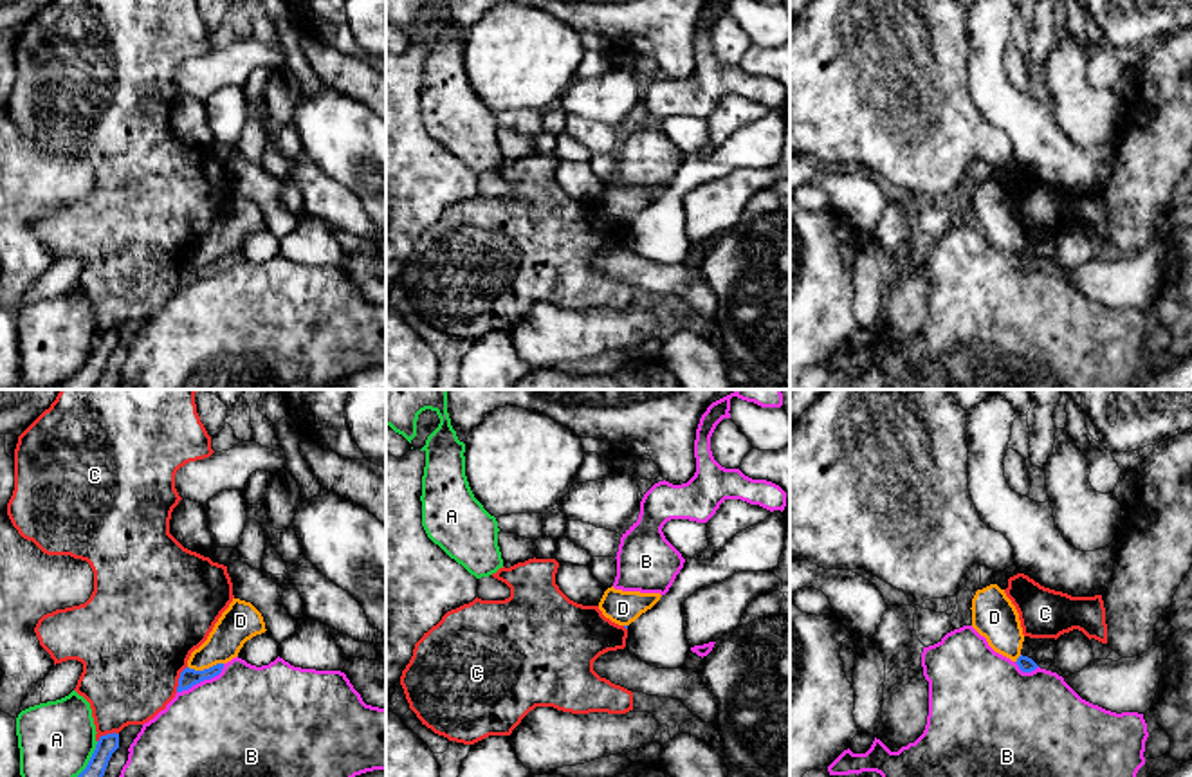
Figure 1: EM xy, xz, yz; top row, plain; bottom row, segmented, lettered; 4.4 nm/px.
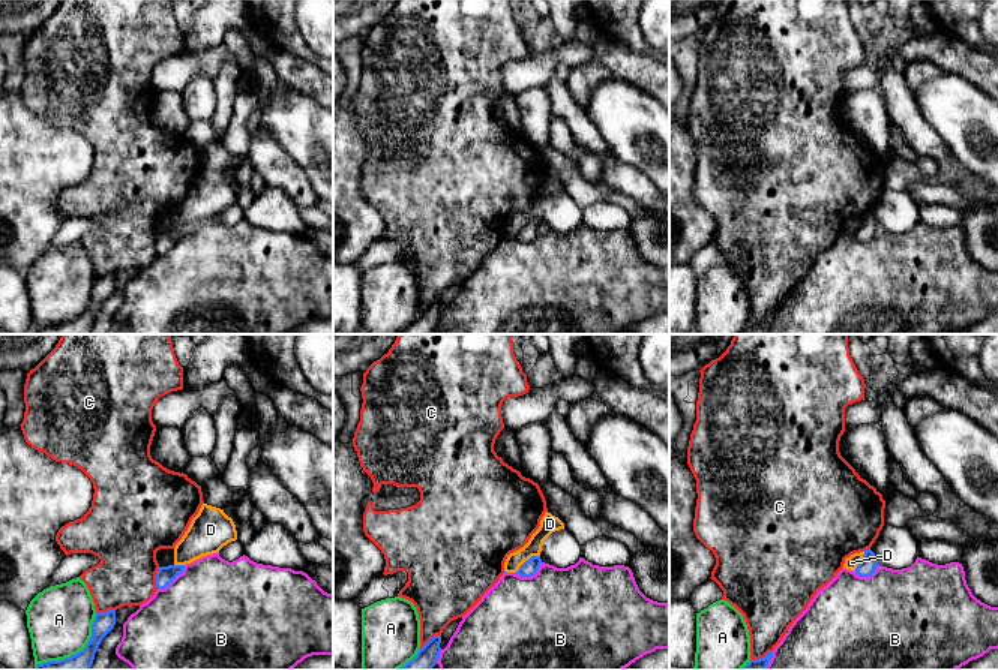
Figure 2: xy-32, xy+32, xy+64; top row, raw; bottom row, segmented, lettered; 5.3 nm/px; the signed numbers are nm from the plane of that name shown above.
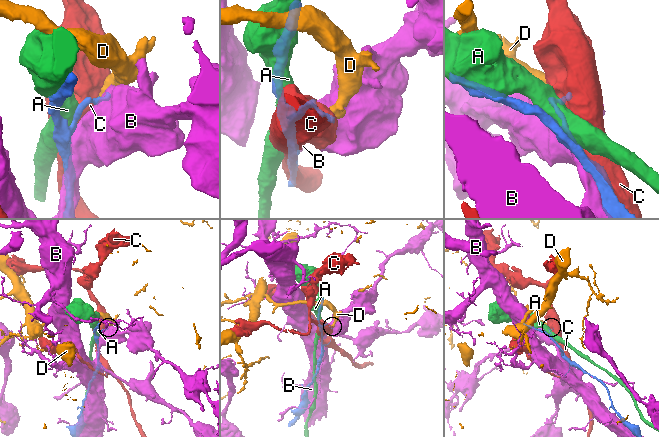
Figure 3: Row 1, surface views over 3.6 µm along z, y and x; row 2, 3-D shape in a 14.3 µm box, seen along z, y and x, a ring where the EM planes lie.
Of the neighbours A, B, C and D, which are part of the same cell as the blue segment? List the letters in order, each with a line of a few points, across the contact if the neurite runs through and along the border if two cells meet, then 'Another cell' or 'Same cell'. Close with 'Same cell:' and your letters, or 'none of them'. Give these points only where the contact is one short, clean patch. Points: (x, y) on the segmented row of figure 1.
A: Another cell
B: Another cell
C: Another cell
D: Line: xy (222, 662), (202, 669), (188, 667). Another cell
Same cell: none of them

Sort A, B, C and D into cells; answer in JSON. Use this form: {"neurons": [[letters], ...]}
{"neurons": [["A"], ["B"], ["C"], ["D"]]}

